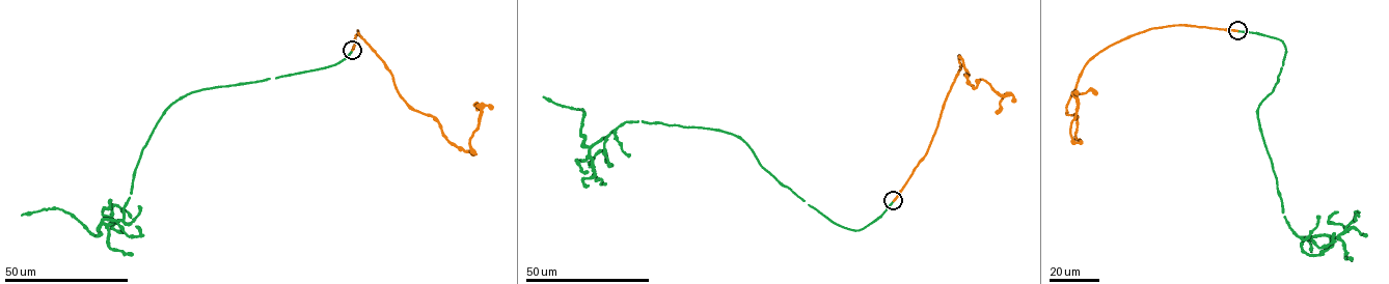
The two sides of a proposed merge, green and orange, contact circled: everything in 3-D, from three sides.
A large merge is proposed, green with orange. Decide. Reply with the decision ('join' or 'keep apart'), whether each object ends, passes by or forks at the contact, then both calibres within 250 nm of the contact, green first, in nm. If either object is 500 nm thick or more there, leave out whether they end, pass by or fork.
join; green ends there; orange ends there; 220 nm thick on the green side, 360 nm on the other

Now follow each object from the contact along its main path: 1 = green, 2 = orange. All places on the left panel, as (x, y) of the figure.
1: (352, 50), (337, 63), (175, 101), (142, 149), (123, 219), (103, 220), (99, 234), (61, 209), (21, 215)
2: (352, 50), (357, 29), (406, 103), (473, 153), (470, 137), (481, 108), (474, 104), (479, 109)

